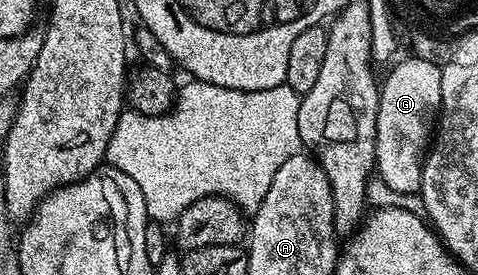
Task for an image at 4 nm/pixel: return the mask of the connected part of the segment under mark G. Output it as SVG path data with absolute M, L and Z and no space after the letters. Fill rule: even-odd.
M403 60L389 67L389 76L380 84L377 96L375 137L376 178L397 193L418 194L423 165L441 109L441 67L427 60Z

